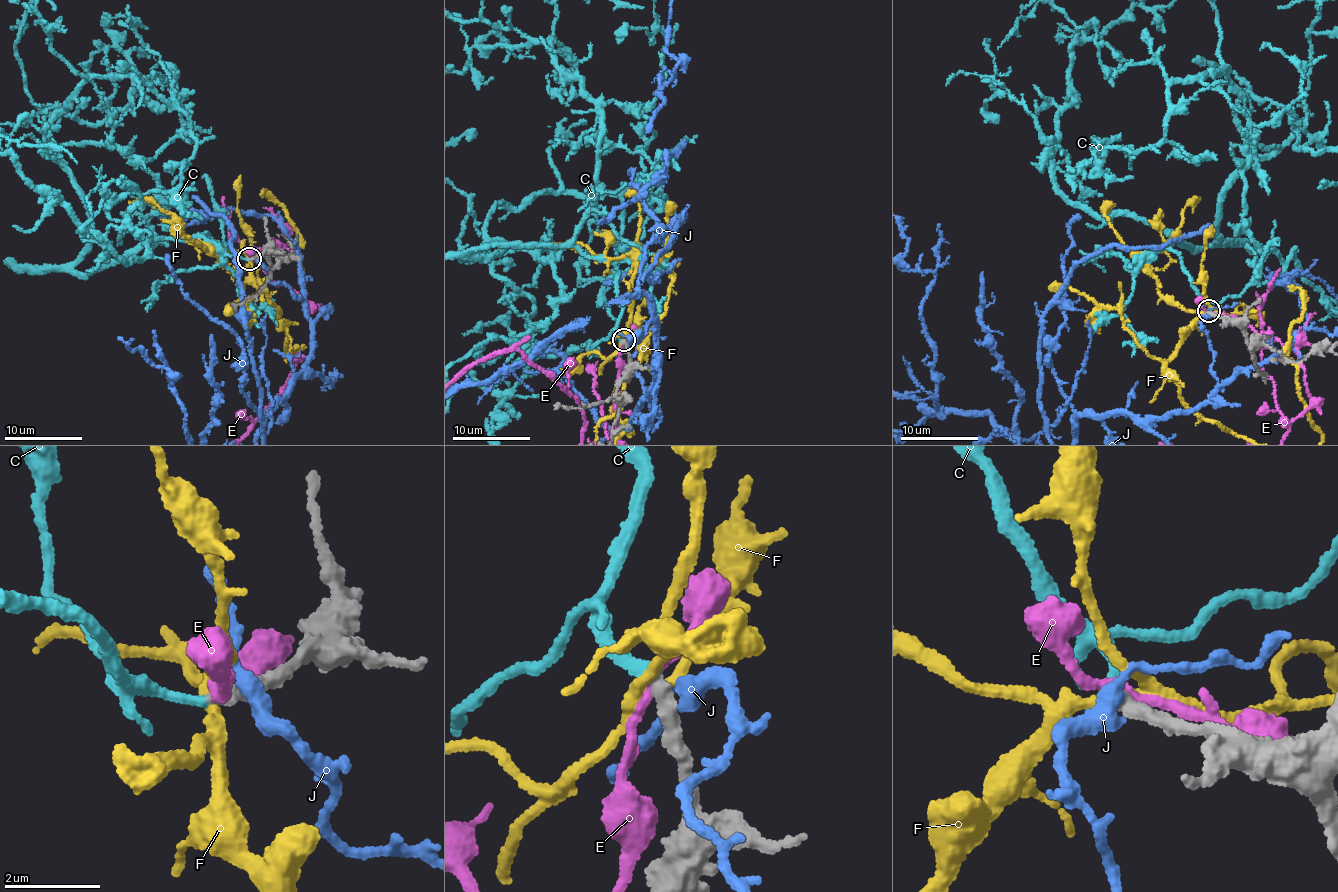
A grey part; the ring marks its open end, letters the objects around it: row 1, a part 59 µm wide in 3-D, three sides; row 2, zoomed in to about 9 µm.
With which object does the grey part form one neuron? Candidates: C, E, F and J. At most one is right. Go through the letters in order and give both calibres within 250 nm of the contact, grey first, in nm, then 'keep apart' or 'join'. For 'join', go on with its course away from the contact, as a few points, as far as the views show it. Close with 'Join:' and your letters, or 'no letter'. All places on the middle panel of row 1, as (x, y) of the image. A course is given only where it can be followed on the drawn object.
C: 320/220 nm | join
E: 360/200 nm | keep apart
F: 320/220 nm | keep apart
J: 400/340 nm | keep apart
Join: C

